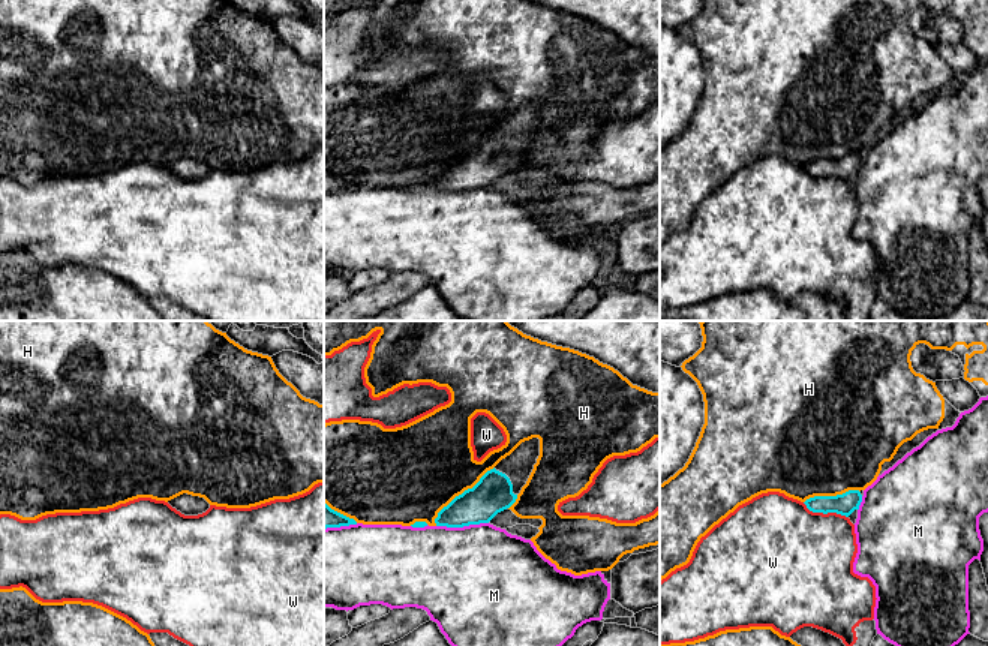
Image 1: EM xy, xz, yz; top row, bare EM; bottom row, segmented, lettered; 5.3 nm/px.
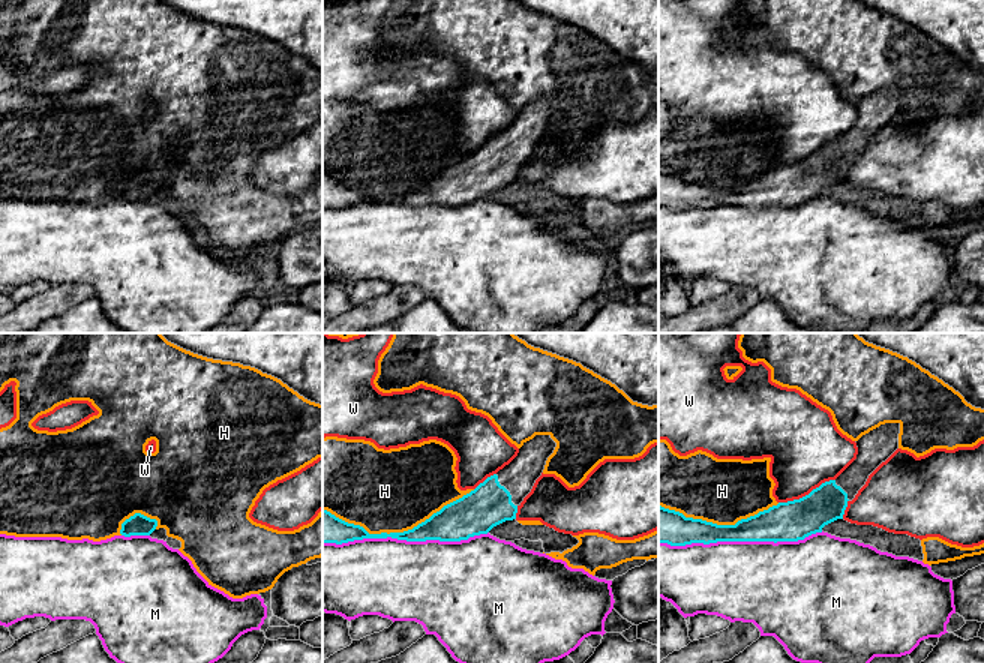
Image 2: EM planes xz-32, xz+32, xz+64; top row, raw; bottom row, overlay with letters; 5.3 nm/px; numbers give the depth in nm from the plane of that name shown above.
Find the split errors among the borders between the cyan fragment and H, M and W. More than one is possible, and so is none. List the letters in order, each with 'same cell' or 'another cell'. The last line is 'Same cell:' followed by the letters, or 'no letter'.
H: another cell
M: another cell
W: another cell
Same cell: no letter

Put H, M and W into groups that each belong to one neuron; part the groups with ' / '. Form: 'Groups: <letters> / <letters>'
Groups: H / M / W

